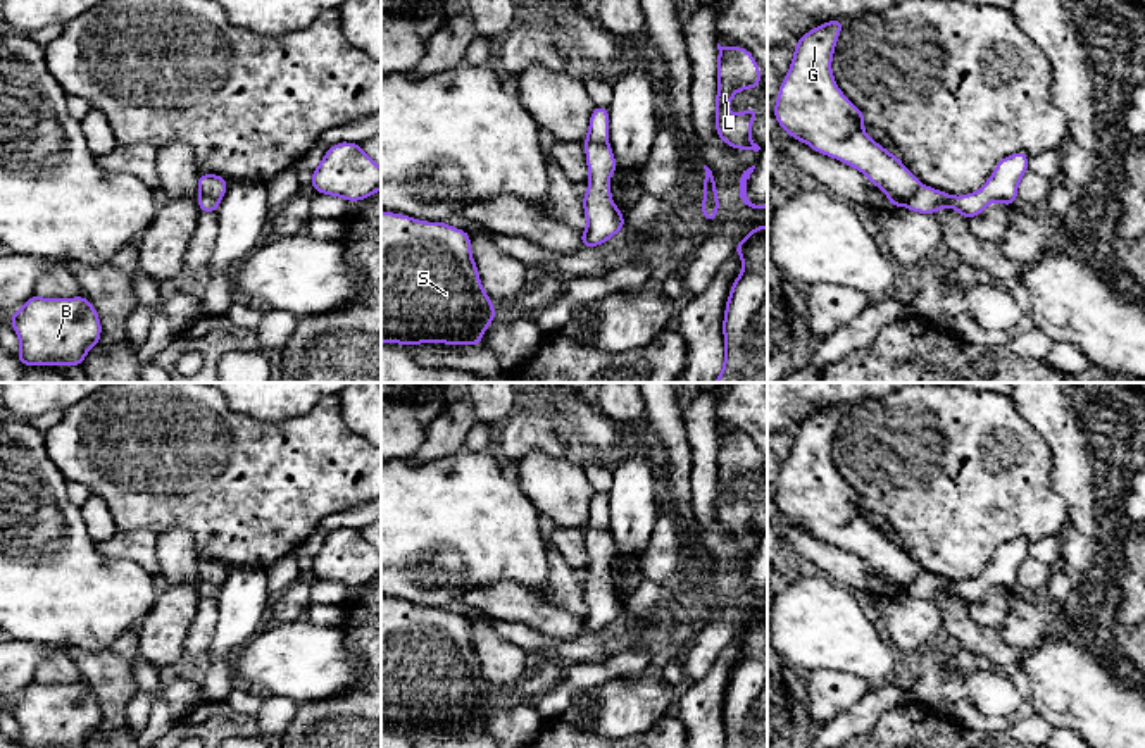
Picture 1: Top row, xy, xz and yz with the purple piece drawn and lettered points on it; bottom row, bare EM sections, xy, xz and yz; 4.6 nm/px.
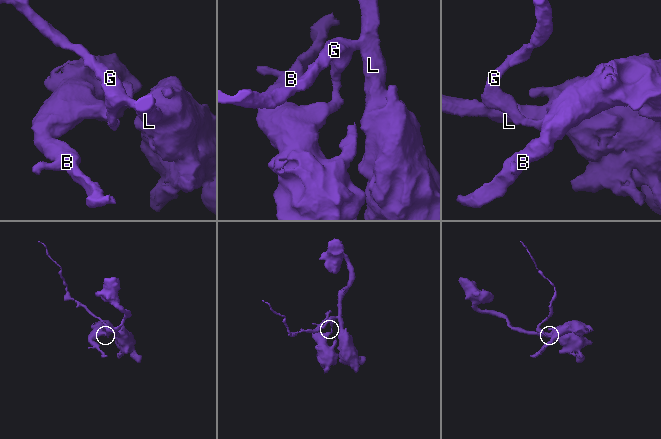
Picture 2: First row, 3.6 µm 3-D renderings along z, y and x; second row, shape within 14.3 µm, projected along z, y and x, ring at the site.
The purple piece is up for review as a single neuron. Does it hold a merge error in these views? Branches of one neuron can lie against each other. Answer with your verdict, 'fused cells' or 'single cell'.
fused cells

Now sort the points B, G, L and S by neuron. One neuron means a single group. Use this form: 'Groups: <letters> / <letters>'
Groups: B S / G L

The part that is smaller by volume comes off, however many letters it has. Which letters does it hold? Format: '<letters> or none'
B, S

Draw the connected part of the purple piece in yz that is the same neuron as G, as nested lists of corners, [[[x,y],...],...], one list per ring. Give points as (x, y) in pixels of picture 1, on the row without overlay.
[[[833,405],[797,427],[773,500],[791,524],[855,553],[885,577],[892,593],[905,593],[919,565],[862,515],[862,496],[835,469],[831,446],[842,414],[843,407]]]

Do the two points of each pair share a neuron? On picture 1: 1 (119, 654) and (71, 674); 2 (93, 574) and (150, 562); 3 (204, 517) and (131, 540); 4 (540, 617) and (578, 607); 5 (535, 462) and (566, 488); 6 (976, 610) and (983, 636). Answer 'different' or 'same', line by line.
1: different
2: different
3: different
4: different
5: same
6: different

